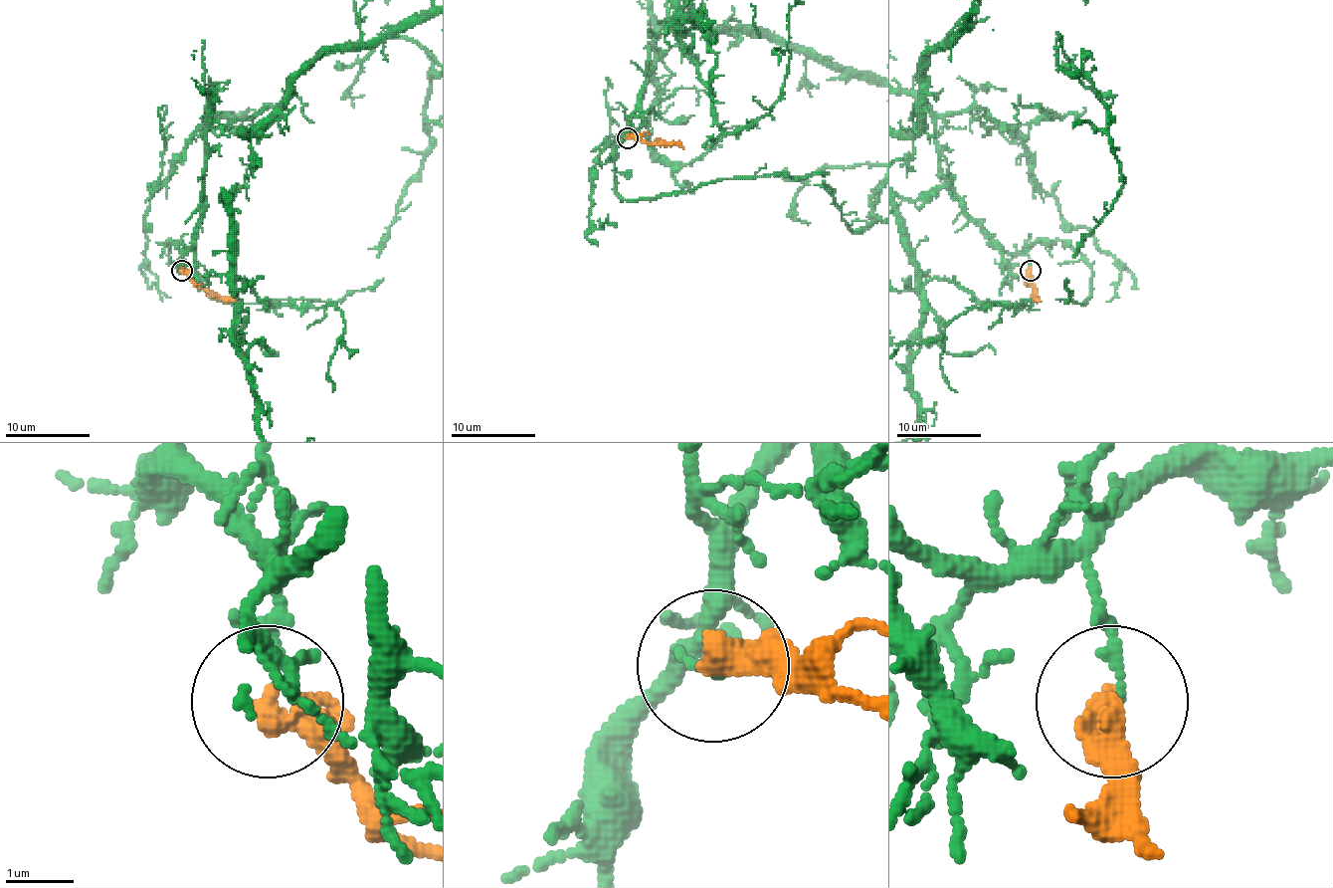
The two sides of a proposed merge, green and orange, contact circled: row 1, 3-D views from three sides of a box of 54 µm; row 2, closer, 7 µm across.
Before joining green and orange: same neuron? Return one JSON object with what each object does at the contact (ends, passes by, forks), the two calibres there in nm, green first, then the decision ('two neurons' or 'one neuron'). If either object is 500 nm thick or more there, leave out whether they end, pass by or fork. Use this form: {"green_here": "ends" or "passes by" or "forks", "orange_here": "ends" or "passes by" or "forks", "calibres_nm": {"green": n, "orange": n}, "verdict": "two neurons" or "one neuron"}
{"green_here": "ends", "orange_here": "ends", "calibres_nm": {"green": 120, "orange": 360}, "verdict": "two neurons"}

